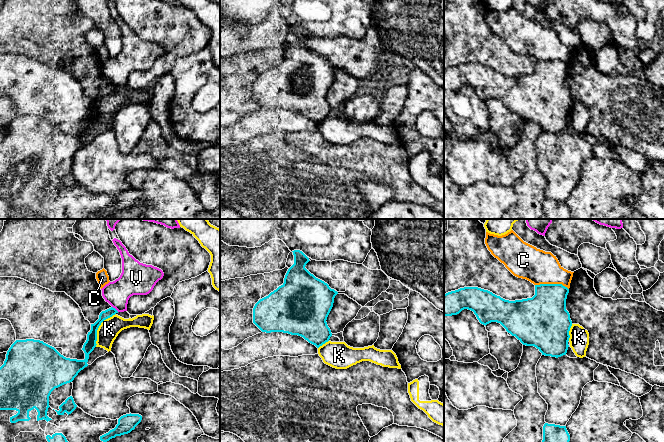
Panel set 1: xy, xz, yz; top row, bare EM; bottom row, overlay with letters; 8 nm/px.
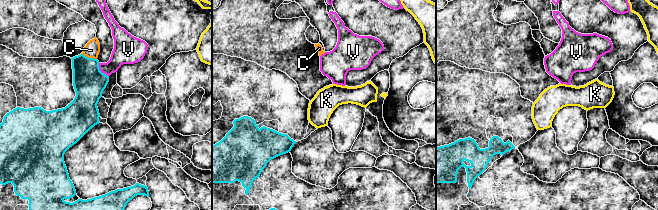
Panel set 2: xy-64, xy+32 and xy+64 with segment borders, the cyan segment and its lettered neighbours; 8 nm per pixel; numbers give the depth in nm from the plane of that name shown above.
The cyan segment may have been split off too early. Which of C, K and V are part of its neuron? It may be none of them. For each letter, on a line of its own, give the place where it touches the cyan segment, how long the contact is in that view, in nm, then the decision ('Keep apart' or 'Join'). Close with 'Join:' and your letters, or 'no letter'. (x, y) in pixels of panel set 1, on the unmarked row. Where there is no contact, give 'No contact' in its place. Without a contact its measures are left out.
C: Touches cyan at yz (552, 60). Shared border 280 nm. Keep apart
K: Touches cyan at xy (98, 103). Shared border 320 nm. Keep apart
V: Touches cyan at xy (114, 84). Shared border 70 nm. Keep apart
Join: no letter

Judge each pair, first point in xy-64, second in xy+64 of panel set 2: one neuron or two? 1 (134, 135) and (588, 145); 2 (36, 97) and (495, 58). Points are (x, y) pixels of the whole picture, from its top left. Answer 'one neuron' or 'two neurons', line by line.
1: one neuron
2: two neurons

